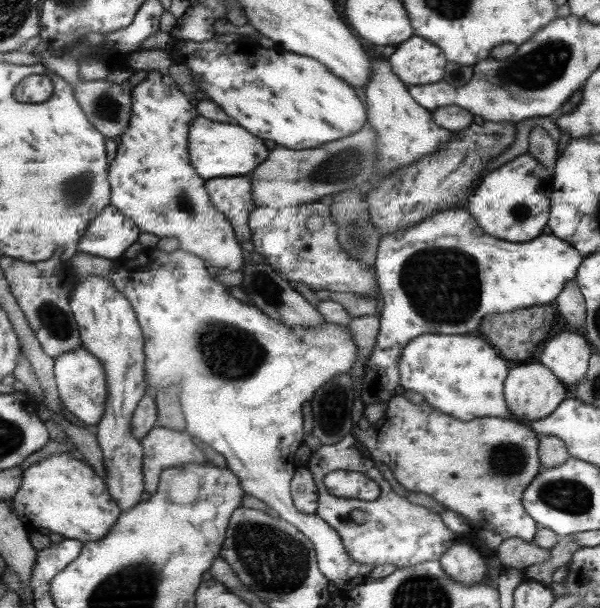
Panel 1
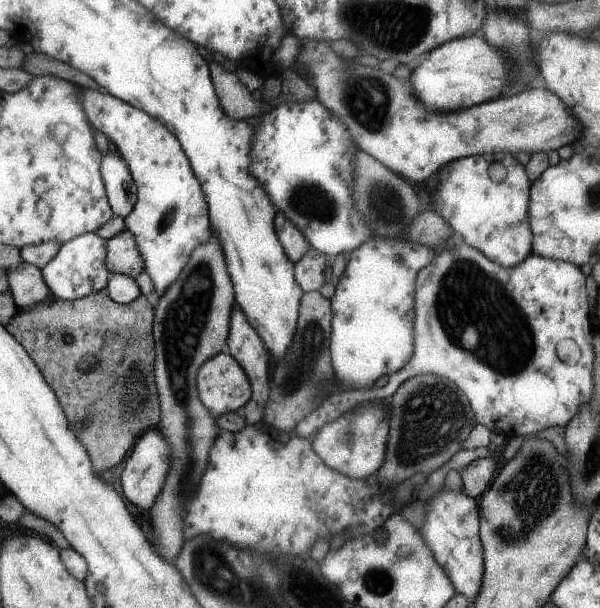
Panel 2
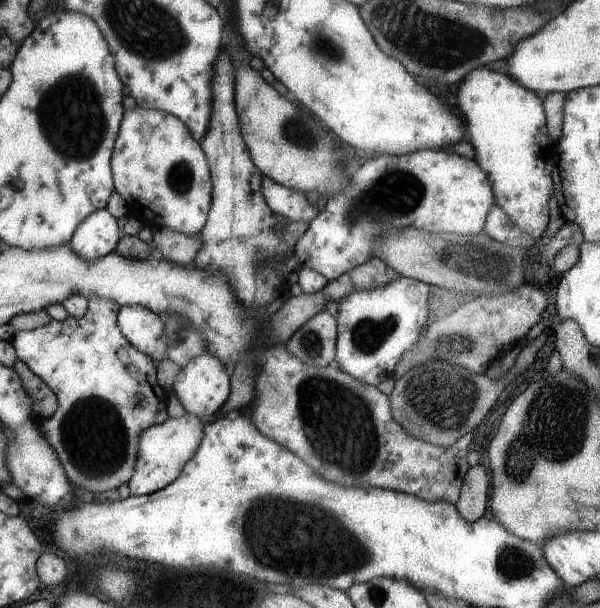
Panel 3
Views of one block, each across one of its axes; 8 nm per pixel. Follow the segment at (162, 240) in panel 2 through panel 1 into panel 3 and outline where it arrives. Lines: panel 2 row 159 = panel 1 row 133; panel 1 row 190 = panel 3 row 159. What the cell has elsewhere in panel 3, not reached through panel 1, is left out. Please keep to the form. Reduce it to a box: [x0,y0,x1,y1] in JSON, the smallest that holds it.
[111,106,214,236]

